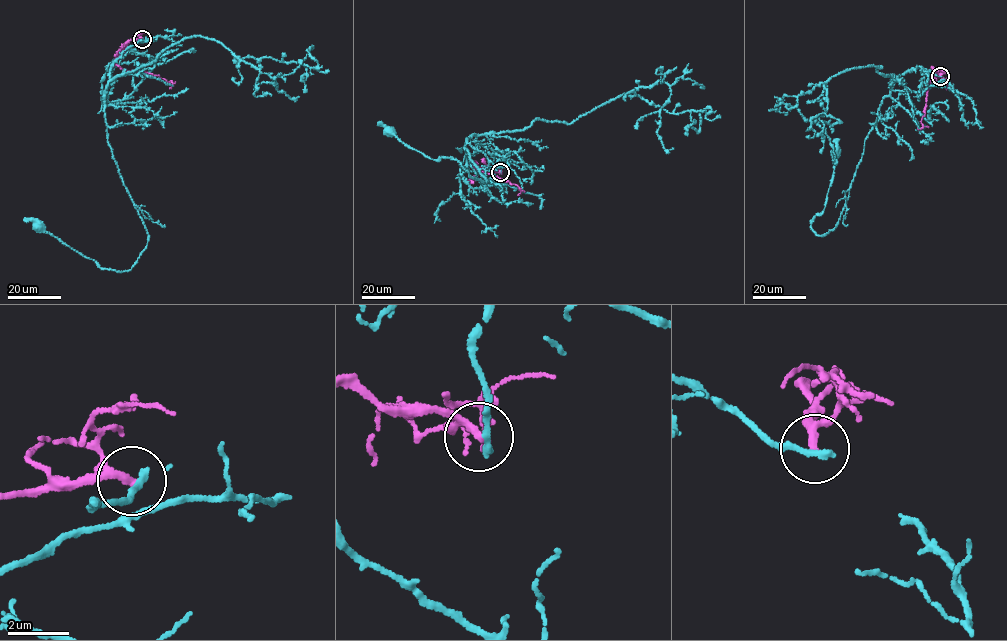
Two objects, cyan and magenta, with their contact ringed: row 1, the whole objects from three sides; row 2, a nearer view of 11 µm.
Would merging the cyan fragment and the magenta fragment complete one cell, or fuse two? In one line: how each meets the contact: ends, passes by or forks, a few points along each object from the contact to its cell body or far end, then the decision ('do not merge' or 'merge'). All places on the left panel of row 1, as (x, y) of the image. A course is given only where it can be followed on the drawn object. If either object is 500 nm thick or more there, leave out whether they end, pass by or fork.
cyan ends; magenta ends; course cyan (142, 39), (113, 63), (104, 102), (109, 145), (145, 227), (146, 248), (131, 269), (99, 268), (37, 226); course magenta (142, 39), (125, 42), (119, 50), (115, 64), (123, 69), (159, 76), (172, 83), (169, 88); do not merge

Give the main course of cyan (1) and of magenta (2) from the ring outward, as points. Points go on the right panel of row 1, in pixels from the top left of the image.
1: (940, 76), (922, 67), (892, 78), (836, 227), (818, 235), (810, 226), (826, 203), (835, 152)
2: (940, 76), (940, 70), (929, 81), (920, 122), (923, 127), (917, 127)

